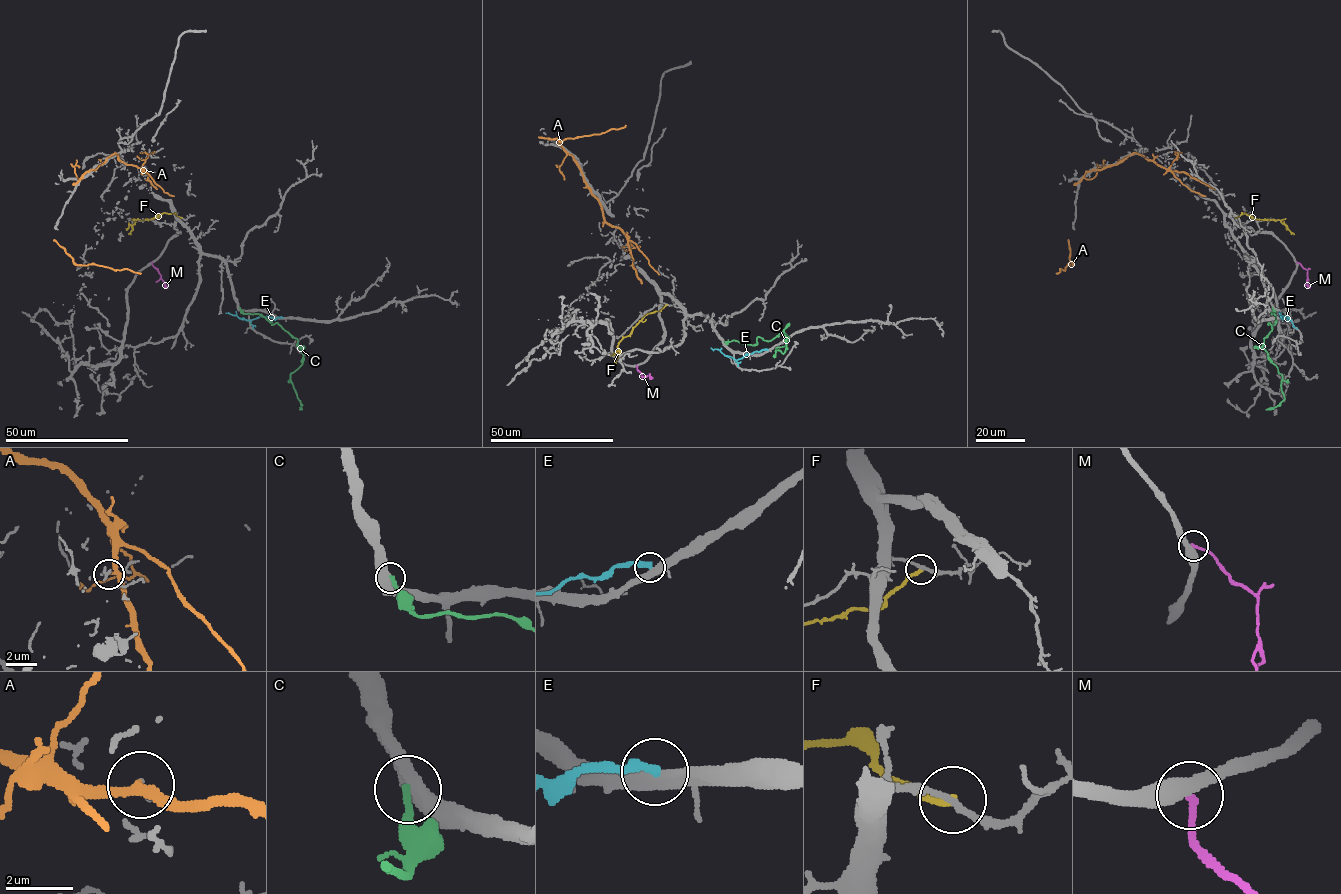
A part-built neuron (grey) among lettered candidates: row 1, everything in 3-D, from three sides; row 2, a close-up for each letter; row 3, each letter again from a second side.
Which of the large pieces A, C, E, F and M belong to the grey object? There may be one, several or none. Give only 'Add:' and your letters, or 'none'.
Add: none

